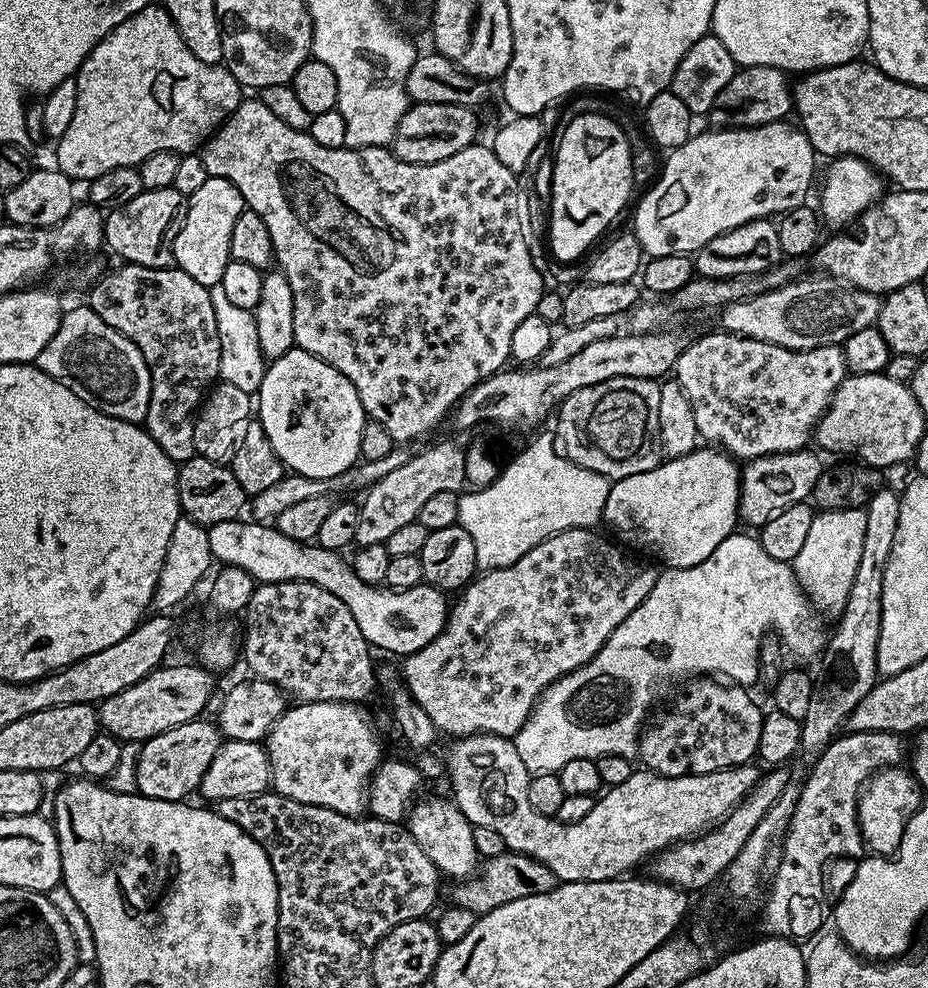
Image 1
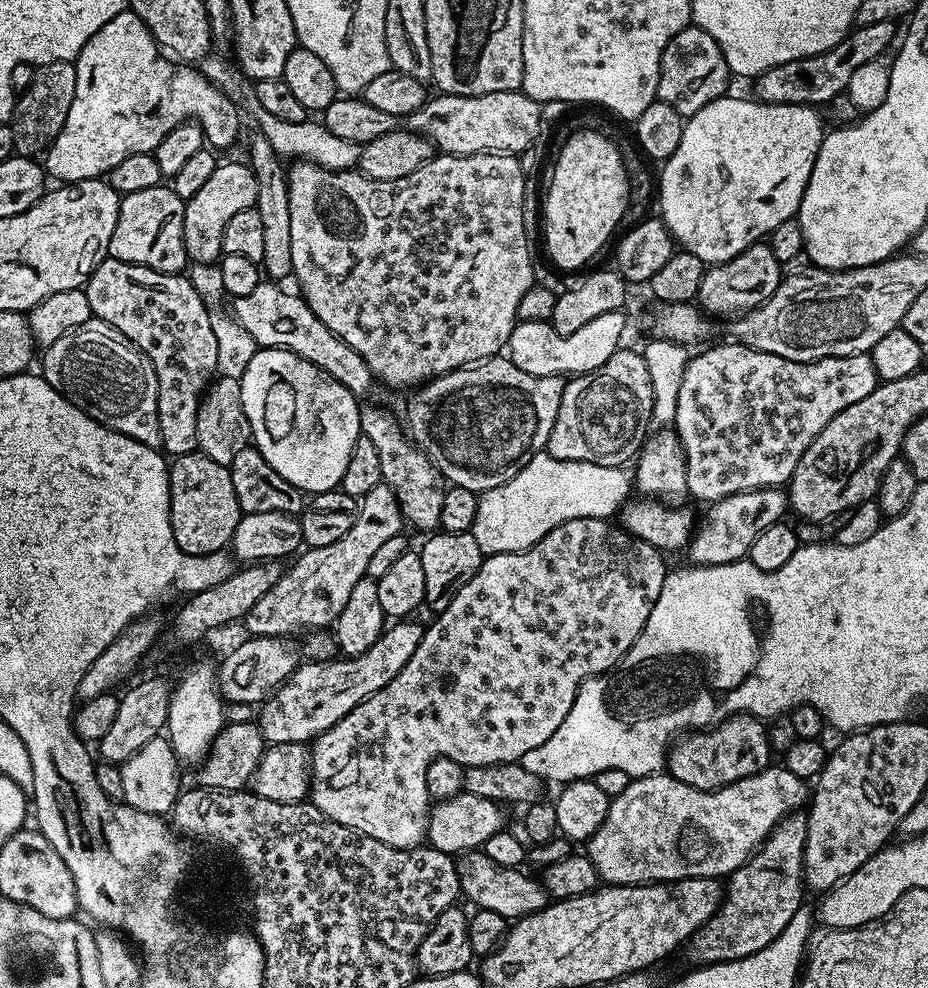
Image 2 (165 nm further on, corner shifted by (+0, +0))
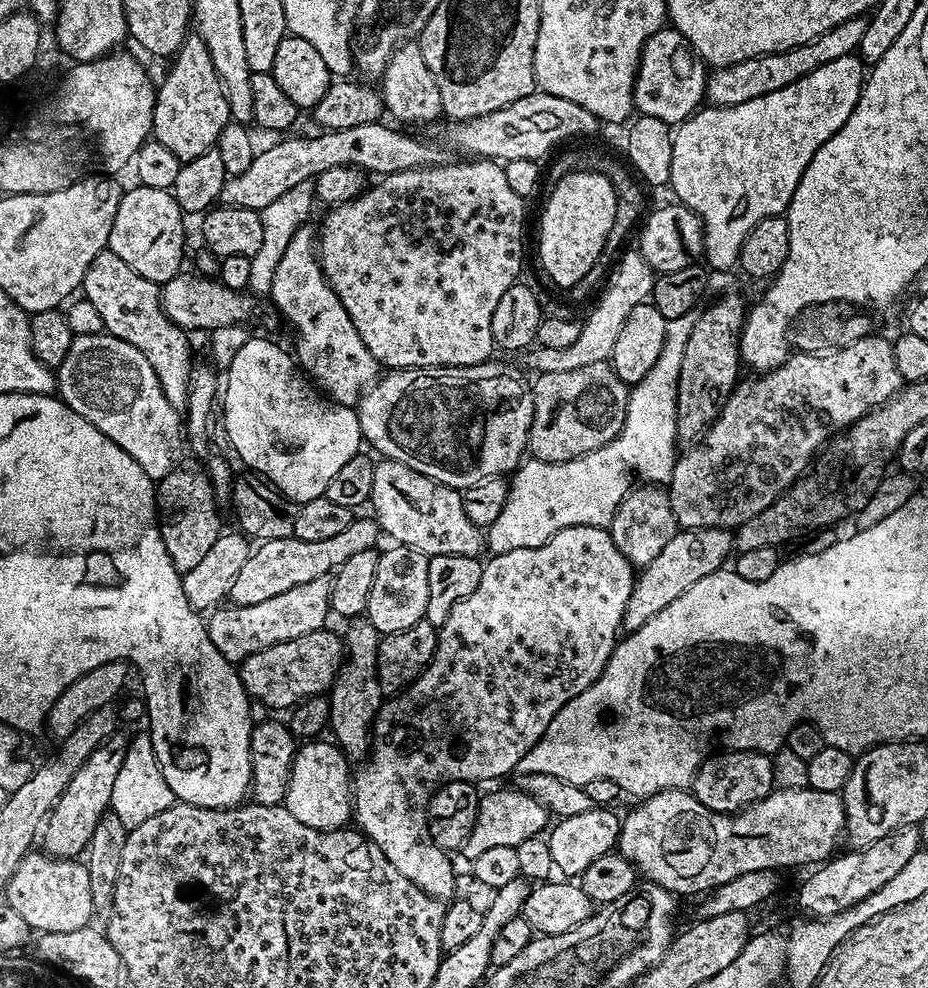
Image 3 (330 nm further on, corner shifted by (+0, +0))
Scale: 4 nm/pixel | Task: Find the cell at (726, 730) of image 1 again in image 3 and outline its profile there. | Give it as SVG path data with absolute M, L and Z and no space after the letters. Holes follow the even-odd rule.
M720 750L702 762L692 779L692 795L715 812L738 812L749 808L754 802L769 796L774 790L774 766L772 756L767 752L734 752Z

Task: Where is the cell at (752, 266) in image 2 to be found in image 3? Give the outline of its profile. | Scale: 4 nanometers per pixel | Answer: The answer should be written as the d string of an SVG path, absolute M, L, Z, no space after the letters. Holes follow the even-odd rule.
M725 294L708 309L700 312L698 322L686 342L686 350L682 354L682 370L678 370L678 402L676 403L676 439L681 445L691 446L707 432L709 426L720 416L724 403L730 398L733 388L741 379L742 361L740 359L740 332L744 328L746 303L737 294Z

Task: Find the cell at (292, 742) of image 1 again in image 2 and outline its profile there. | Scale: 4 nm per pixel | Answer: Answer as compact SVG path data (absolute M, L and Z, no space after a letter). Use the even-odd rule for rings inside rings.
M582 518L581 520L571 520L562 526L558 526L554 530L550 530L550 534L546 534L534 546L530 546L521 552L503 552L502 554L494 554L485 559L484 564L478 570L478 574L474 578L470 578L470 582L466 582L466 586L462 586L462 590L458 590L458 594L450 602L450 606L446 606L446 610L439 613L435 617L436 621L430 623L424 629L424 637L422 642L418 642L418 650L414 650L414 655L410 657L410 662L406 662L406 666L402 666L402 674L398 674L398 678L394 678L394 682L390 682L386 686L382 686L382 690L378 690L370 698L366 698L366 702L362 702L358 706L354 706L354 710L350 710L350 714L346 714L346 718L342 718L334 726L330 726L330 730L326 730L323 734L316 737L310 744L310 800L316 805L318 810L322 810L322 814L326 814L334 822L338 822L347 828L353 828L355 832L362 833L363 836L374 838L378 842L386 842L395 848L419 848L425 843L428 834L428 814L430 811L430 797L426 790L426 770L430 766L430 762L434 762L440 756L450 758L454 762L463 764L465 768L473 768L474 766L490 766L491 764L514 764L520 761L522 754L526 754L526 750L534 750L534 746L542 746L542 742L546 742L546 738L550 738L550 734L554 734L554 730L558 730L558 726L562 726L562 722L566 718L566 714L570 714L570 706L574 706L576 695L584 681L592 676L600 676L604 672L611 672L616 667L616 663L630 650L630 646L634 646L634 642L638 638L638 634L642 634L642 626L646 626L646 618L650 618L650 610L654 610L654 602L658 602L658 598L662 594L662 582L668 577L669 565L664 565L666 560L665 553L660 549L650 546L650 542L639 540L637 536L631 536L629 532L624 531L623 527L617 526L608 520L599 520L598 518Z

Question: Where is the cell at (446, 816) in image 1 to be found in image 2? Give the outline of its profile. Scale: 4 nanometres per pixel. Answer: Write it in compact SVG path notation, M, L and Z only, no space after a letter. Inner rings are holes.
M482 850L465 852L459 857L456 865L460 879L460 891L463 899L468 899L472 906L494 910L494 914L502 914L509 922L515 922L542 910L550 903L550 897L543 883L532 876L527 876L520 868L498 866L486 858Z

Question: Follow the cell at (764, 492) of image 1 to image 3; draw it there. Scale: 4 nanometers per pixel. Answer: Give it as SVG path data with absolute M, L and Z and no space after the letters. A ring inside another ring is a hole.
M685 528L678 530L674 534L674 538L670 538L670 542L666 542L666 547L655 556L654 562L650 562L646 567L639 569L636 584L632 587L630 594L630 602L626 604L624 611L623 631L630 633L646 626L646 622L650 618L654 618L654 614L658 614L658 610L666 610L666 606L670 606L670 602L674 602L674 598L682 598L682 594L686 594L686 590L690 590L690 586L694 586L694 582L702 582L702 578L706 578L706 574L721 571L725 567L724 559L728 555L730 555L729 557L733 555L732 538L733 533L726 528Z

